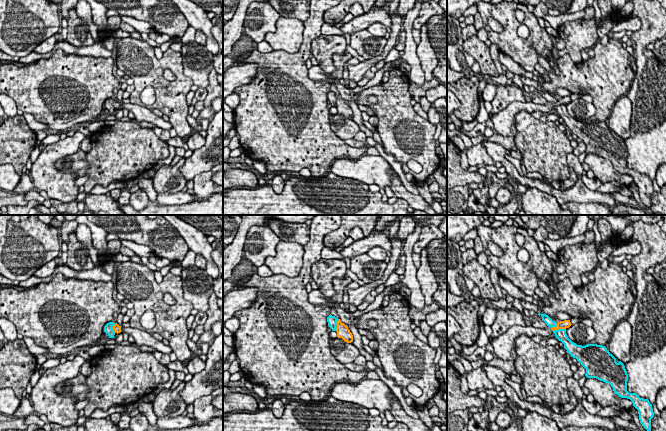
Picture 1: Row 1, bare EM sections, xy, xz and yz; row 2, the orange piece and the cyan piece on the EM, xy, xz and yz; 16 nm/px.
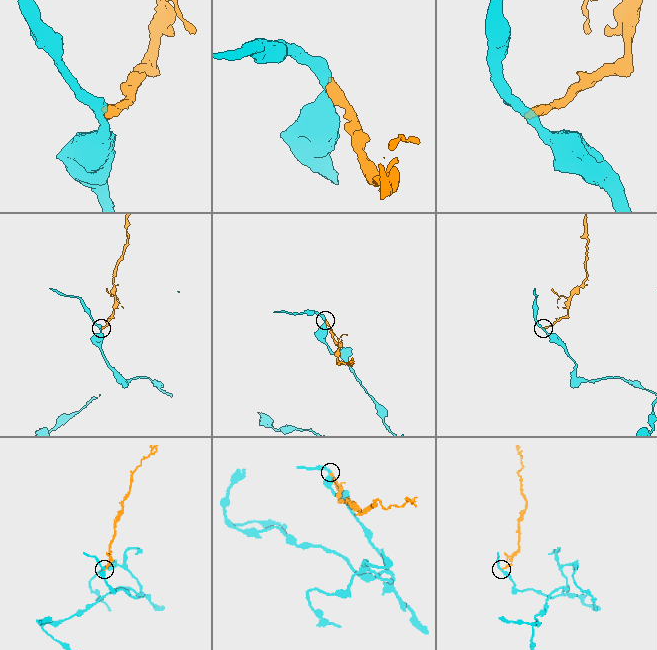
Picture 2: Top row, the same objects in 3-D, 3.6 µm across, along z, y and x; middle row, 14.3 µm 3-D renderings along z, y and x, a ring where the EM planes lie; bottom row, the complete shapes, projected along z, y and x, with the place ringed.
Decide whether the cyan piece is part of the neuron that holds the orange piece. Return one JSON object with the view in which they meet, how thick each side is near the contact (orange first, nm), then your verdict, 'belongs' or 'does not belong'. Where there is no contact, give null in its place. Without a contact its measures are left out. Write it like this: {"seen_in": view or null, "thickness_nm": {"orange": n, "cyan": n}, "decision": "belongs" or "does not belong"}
{"seen_in": "yz", "thickness_nm": {"orange": 130, "cyan": 170}, "decision": "does not belong"}

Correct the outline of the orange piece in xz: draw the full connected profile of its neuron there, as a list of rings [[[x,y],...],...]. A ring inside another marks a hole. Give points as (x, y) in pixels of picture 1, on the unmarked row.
[[[338,95],[338,97],[337,97],[336,108],[337,108],[338,114],[342,114],[347,119],[353,118],[352,109],[348,105],[347,101],[342,99],[340,95]]]

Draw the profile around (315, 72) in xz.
[[[318,65],[312,66],[310,69],[308,69],[308,77],[311,80],[317,80],[317,81],[327,81],[330,84],[334,84],[336,86],[336,89],[339,92],[339,95],[342,99],[345,101],[353,101],[355,102],[357,99],[357,95],[354,94],[353,96],[350,94],[349,88],[346,88],[344,85],[342,85],[338,79],[333,80],[329,77],[328,74],[326,74],[322,68],[320,68]]]

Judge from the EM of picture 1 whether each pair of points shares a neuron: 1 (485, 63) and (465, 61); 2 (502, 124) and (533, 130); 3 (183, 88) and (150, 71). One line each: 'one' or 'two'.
1: two
2: two
3: one

